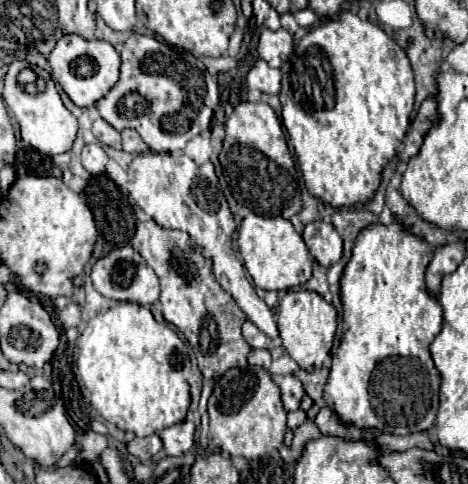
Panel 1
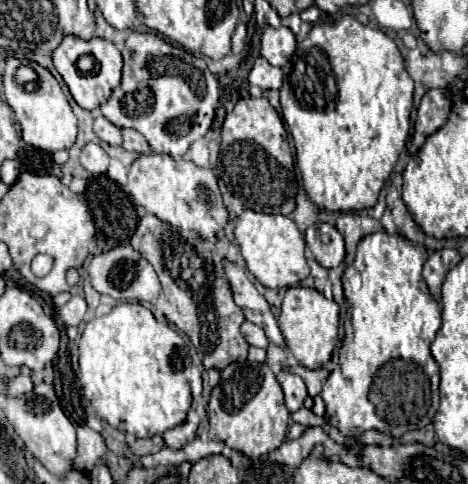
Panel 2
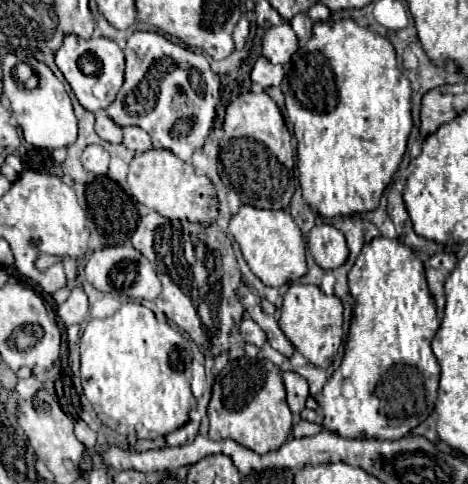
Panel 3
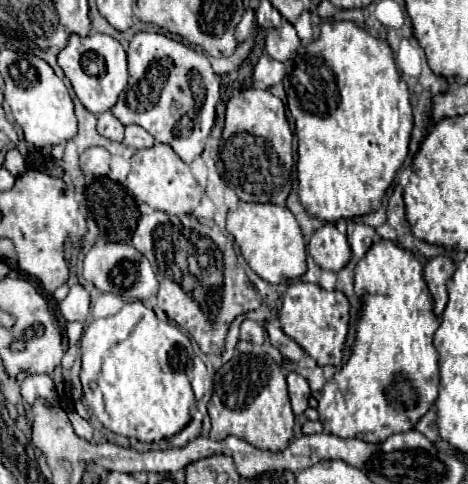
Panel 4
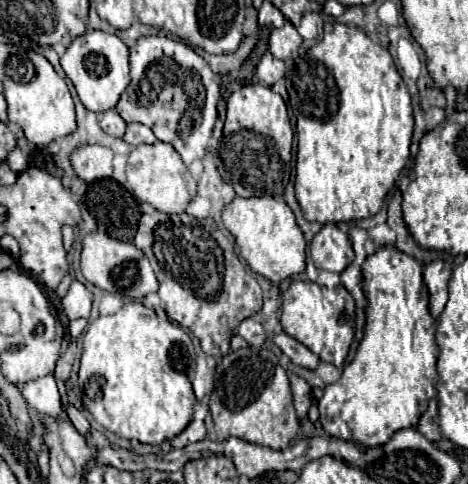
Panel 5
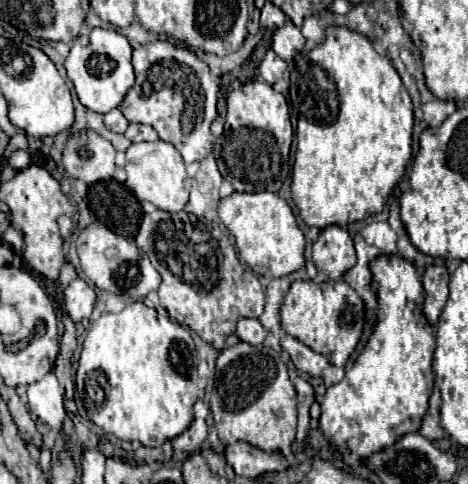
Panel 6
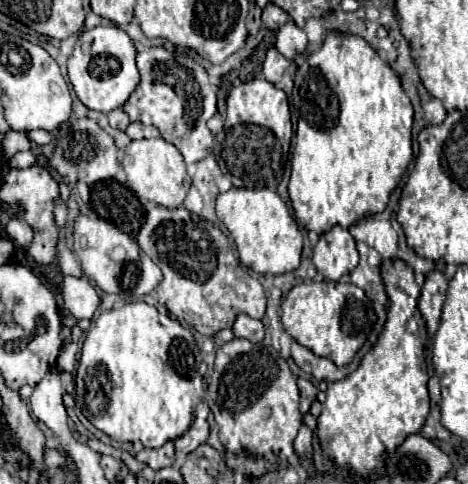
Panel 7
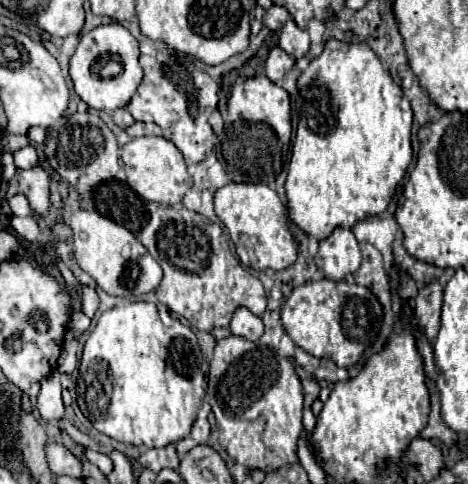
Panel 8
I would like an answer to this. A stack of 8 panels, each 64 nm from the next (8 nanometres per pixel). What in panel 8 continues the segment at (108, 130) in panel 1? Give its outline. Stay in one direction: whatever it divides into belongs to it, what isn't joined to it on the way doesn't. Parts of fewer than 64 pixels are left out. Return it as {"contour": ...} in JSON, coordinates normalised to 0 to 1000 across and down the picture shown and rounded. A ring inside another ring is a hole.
{"contour":[[[252,223],[252,227],[244,227],[239,244],[244,244],[244,256],[252,256],[256,264],[274,264],[274,260],[286,256],[286,248],[282,248],[282,240],[269,231],[269,223]]]}

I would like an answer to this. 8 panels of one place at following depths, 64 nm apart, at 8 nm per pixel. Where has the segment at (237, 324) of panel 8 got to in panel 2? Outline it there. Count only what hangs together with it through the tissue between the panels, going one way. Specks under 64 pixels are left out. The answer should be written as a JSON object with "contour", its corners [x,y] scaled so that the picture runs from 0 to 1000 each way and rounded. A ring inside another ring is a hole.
{"contour":[[[521,665],[517,669],[517,694],[526,698],[526,707],[534,711],[534,715],[551,715],[551,719],[573,719],[573,711],[577,711],[577,702],[568,698],[568,690],[564,690],[564,682],[560,678],[551,678],[547,669],[538,669],[538,665]]]}

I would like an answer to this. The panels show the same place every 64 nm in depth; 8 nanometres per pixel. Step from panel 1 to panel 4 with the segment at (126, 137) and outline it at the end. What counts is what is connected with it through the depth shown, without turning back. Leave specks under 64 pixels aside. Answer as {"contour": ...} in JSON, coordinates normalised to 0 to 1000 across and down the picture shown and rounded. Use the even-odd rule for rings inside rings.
{"contour":[[[269,260],[265,298],[269,298],[274,306],[299,310],[299,306],[321,306],[321,302],[329,298],[329,285],[325,285],[321,273],[312,273],[303,260]]]}

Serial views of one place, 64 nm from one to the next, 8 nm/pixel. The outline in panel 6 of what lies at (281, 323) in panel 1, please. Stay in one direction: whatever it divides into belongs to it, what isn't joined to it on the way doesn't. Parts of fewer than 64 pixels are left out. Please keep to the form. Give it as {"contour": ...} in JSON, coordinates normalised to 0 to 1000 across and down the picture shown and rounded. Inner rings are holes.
{"contour":[[[637,579],[607,612],[598,665],[620,694],[628,694],[671,727],[688,731],[705,752],[735,756],[774,690],[774,632],[778,628],[769,612],[731,579],[705,587]]]}

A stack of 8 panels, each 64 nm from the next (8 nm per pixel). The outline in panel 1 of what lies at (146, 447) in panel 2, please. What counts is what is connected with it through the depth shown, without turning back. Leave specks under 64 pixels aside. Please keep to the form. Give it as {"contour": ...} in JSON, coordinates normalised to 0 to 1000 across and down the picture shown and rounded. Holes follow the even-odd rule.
{"contour":[[[325,897],[325,901],[312,901],[312,905],[286,905],[269,921],[274,921],[278,938],[286,938],[291,946],[299,946],[303,955],[316,955],[329,938],[342,934],[346,909],[342,909],[338,897]]]}

